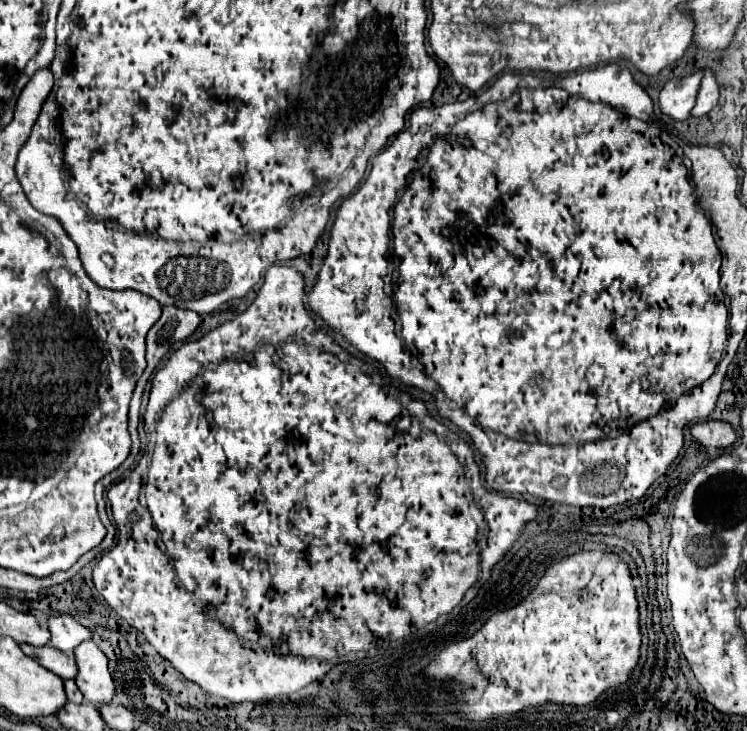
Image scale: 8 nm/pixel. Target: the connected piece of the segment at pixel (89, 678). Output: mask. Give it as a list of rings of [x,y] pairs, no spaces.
[[[90,640],[82,642],[76,650],[76,662],[78,662],[78,676],[76,684],[84,694],[84,700],[102,706],[114,700],[116,686],[108,670],[108,658],[104,652]]]

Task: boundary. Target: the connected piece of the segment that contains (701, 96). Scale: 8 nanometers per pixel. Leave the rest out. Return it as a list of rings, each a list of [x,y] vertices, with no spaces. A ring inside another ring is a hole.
[[[706,70],[704,72],[704,78],[702,78],[702,84],[700,84],[700,92],[698,92],[698,98],[696,98],[696,106],[692,108],[692,116],[694,118],[702,118],[706,116],[716,104],[718,104],[718,84],[714,80],[714,72],[712,70]]]

